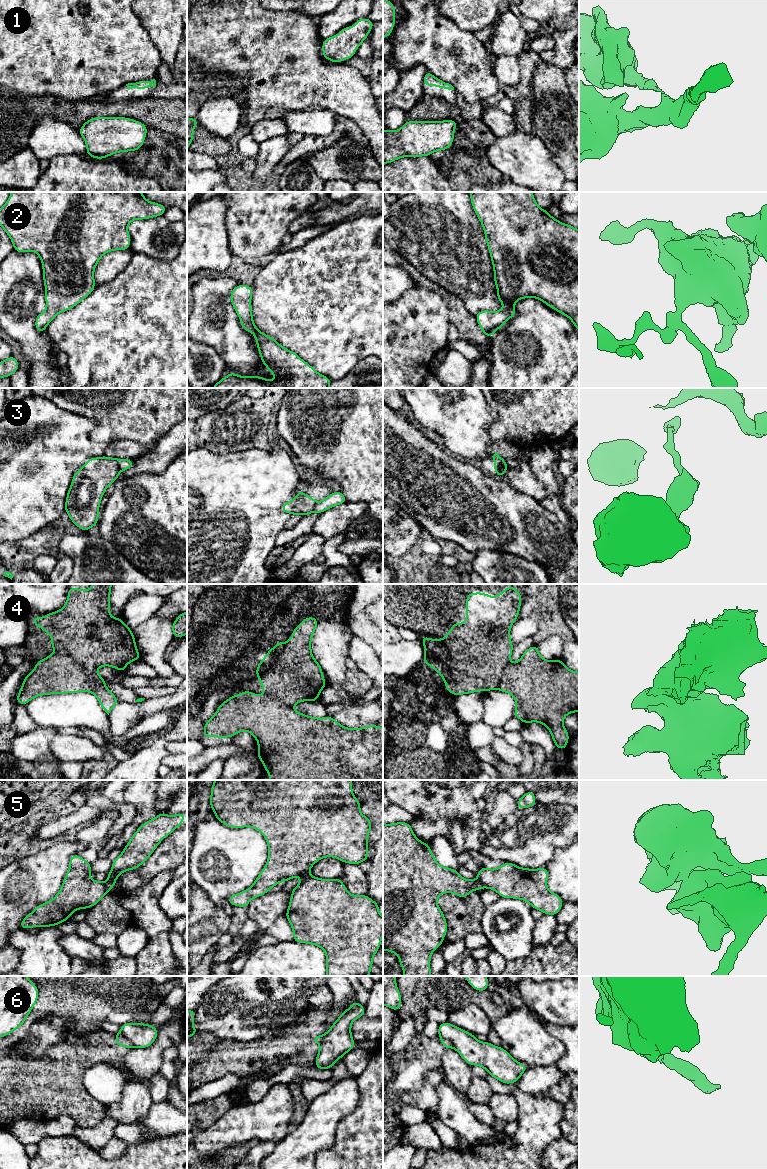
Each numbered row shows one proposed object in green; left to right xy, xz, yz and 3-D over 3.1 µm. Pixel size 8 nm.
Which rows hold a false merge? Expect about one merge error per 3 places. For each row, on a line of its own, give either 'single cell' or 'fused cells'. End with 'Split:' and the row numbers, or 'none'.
1: single cell
2: single cell
3: fused cells
4: single cell
5: single cell
6: fused cells
Split: 3, 6

